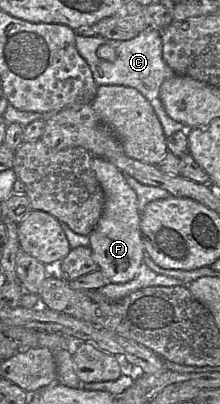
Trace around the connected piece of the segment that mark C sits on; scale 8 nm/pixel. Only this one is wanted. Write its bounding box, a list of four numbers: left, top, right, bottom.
[75,28,187,138]

